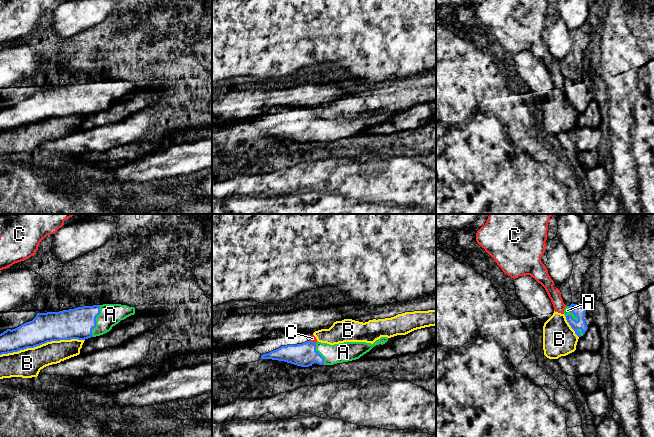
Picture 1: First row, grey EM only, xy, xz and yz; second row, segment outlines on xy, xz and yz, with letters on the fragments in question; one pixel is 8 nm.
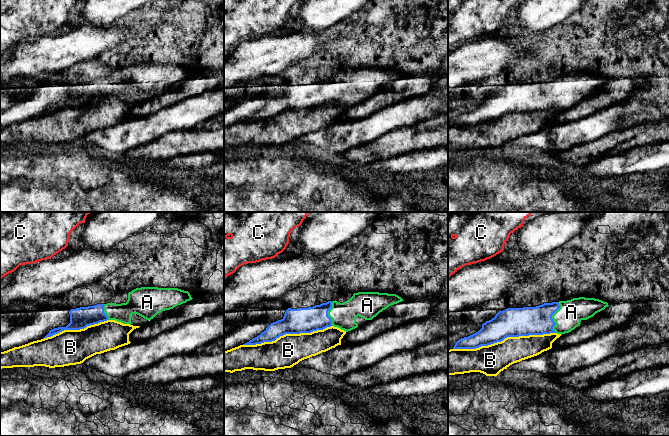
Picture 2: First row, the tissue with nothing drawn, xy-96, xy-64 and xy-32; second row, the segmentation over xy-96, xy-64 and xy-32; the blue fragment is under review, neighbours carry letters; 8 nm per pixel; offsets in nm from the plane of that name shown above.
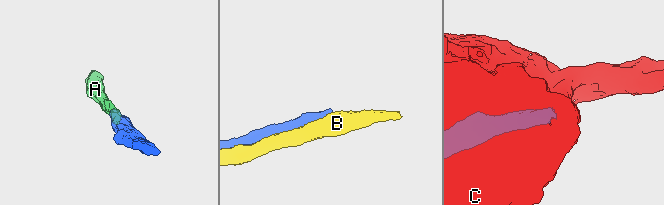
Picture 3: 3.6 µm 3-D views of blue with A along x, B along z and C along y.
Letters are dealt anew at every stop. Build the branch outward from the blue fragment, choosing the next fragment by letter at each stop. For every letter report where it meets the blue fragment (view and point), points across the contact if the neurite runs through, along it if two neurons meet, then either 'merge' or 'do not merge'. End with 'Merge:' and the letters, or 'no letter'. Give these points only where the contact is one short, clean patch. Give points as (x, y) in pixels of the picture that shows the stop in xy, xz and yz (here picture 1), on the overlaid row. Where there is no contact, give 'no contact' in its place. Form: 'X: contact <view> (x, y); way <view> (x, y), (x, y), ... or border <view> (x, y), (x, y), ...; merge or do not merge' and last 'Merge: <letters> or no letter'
A: contact xy (95, 321); way xy (77, 323), (95, 321), (110, 314); merge
B: contact xy (42, 343); do not merge
C: contact xz (313, 342); border xz (310, 340), (315, 342); do not merge
Merge: A

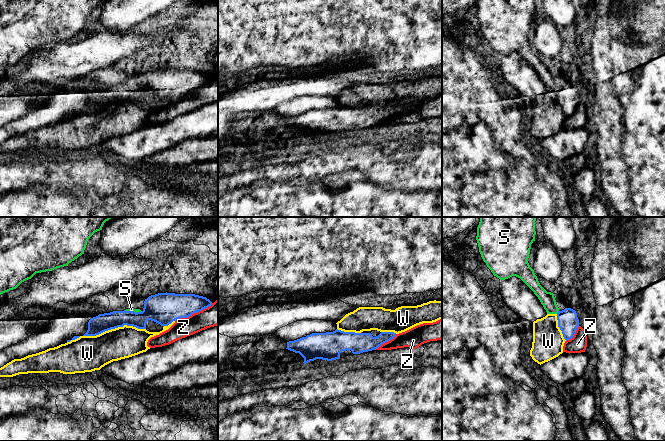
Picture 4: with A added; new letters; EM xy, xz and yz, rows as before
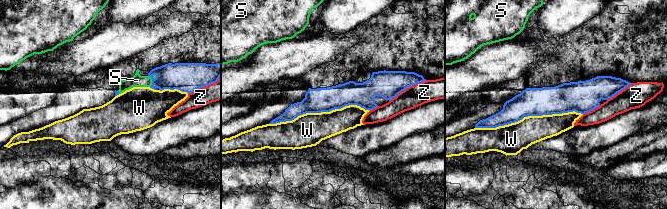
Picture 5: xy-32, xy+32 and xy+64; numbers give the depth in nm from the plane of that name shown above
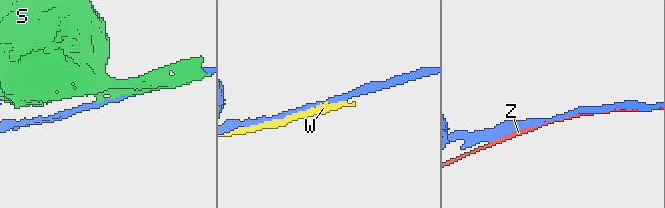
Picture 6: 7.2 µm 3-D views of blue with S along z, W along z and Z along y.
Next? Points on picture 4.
S: contact xy (133, 311); do not merge
W: contact xy (114, 328); do not merge
Z: contact xy (193, 313); do not merge
Merge: no letter

